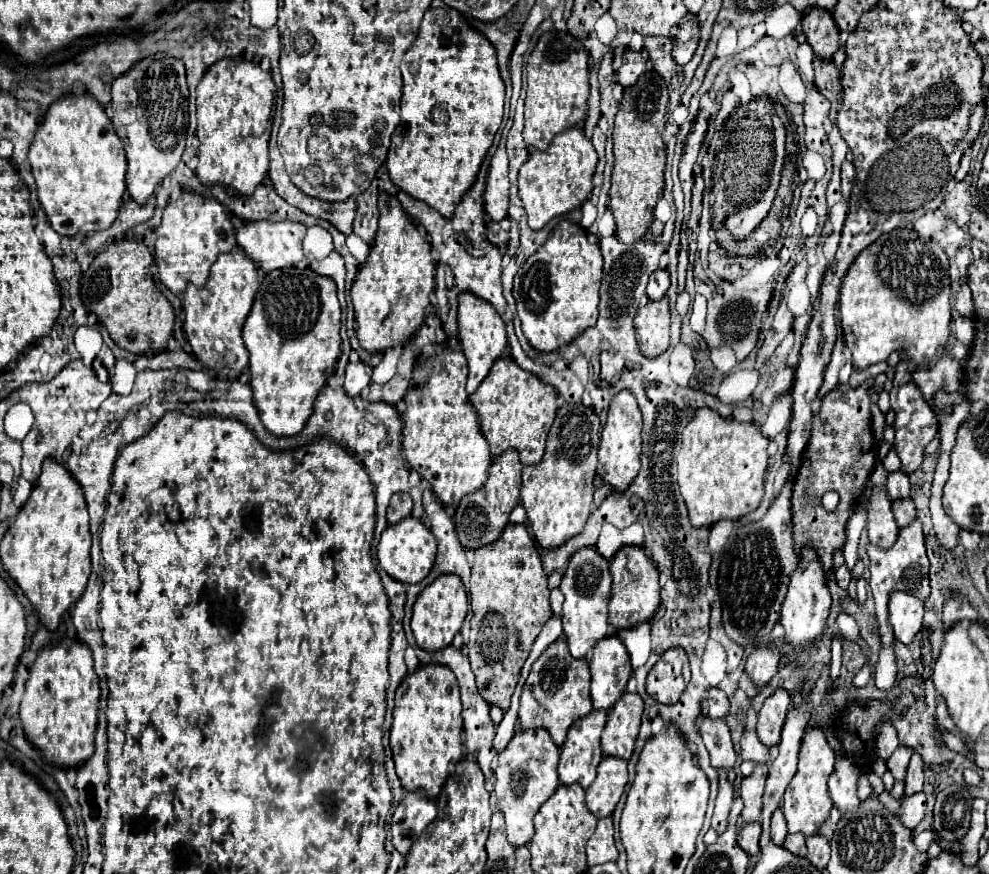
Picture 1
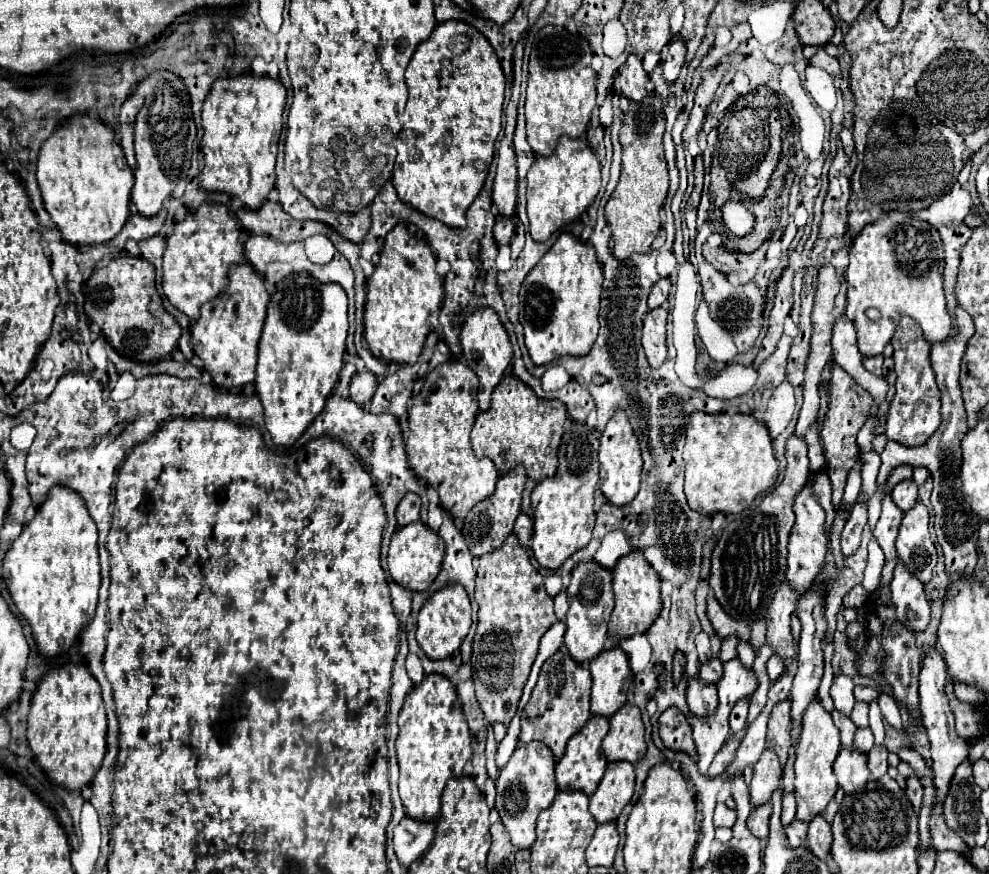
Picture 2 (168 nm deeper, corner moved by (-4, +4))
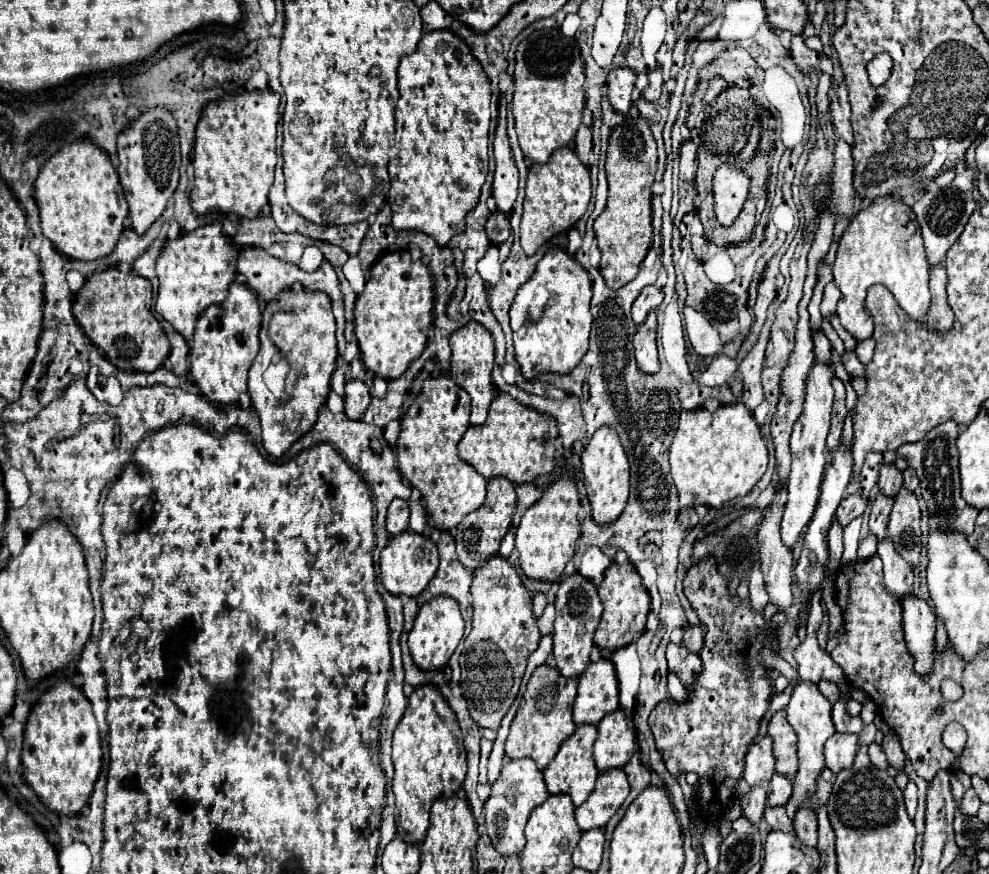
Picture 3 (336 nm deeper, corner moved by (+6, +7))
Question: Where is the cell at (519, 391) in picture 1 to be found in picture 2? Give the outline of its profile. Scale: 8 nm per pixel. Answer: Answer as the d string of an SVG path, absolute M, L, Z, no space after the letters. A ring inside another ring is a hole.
M504 376L504 382L492 394L492 410L478 414L470 440L476 458L490 458L498 474L508 474L518 464L526 468L528 478L540 482L558 470L558 446L566 420L564 404L556 400L540 400L516 376Z

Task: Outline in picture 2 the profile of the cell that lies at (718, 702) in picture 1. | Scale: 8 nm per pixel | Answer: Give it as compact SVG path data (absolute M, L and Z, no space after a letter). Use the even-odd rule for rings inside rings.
M710 658L706 662L700 662L700 678L716 684L720 680L720 666L722 666L722 662L718 658Z

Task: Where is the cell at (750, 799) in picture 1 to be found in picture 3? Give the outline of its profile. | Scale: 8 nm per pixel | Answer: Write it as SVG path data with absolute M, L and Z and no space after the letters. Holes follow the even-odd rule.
M762 737L760 741L756 741L748 755L746 755L746 767L742 773L742 779L748 783L748 787L756 787L756 785L766 785L772 775L776 773L774 769L774 757L772 757L772 743L770 737Z

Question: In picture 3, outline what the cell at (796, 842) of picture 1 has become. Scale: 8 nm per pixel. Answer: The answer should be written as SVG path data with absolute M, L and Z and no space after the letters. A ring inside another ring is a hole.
M766 807L764 819L768 821L768 825L770 825L772 829L792 831L792 819L788 817L788 813L786 813L784 807Z

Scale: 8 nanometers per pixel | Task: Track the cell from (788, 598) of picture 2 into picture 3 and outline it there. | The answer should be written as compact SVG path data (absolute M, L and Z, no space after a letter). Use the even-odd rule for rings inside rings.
M786 489L778 491L770 503L768 513L764 515L760 529L758 529L758 539L760 539L760 547L762 547L762 555L760 555L760 571L764 573L764 585L766 585L766 593L770 597L770 603L778 607L778 611L784 611L792 605L792 569L794 569L794 559L792 559L792 551L788 547L784 547L782 539L780 539L780 519L782 519L782 507L786 503Z

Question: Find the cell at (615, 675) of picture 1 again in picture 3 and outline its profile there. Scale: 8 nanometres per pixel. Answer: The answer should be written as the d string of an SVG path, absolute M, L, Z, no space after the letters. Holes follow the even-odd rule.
M598 659L590 663L580 675L578 695L574 703L574 723L598 725L604 715L616 711L618 707L620 701L614 665L608 659Z

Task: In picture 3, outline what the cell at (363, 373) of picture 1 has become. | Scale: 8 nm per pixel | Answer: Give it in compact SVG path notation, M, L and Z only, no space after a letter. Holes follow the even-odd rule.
M352 379L346 383L346 397L344 397L344 413L350 419L360 419L370 403L370 391L360 379Z

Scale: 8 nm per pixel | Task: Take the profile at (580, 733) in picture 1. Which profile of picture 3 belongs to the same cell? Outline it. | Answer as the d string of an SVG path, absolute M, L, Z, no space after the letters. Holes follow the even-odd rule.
M578 725L574 735L570 735L558 749L556 757L550 761L550 765L544 769L544 781L550 793L566 793L574 801L574 805L582 805L588 795L594 789L598 769L594 767L592 759L592 745L596 739L596 727L594 725Z

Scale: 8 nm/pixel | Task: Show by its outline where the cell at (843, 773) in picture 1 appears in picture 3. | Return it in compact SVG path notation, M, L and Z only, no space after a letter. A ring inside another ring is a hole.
M834 733L826 745L824 745L824 757L826 757L826 767L836 775L842 769L850 767L854 763L858 751L858 735L854 733Z

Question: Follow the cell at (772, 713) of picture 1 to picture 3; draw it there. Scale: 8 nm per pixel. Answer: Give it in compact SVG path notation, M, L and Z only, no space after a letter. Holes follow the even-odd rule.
M780 709L768 723L768 735L772 737L772 751L776 759L776 771L792 779L798 769L796 757L796 733L786 719L786 711Z

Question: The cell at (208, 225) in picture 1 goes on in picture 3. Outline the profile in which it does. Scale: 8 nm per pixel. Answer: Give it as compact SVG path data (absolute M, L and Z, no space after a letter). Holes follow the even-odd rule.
M212 221L192 233L182 233L176 239L166 241L158 261L156 275L160 279L156 311L180 333L184 339L192 339L196 317L212 303L222 303L228 295L228 287L236 275L236 255L240 247L234 247L222 233L220 221Z

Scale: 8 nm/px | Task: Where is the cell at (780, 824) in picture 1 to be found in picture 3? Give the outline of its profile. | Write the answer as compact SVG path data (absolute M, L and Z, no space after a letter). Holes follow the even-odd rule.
M776 773L776 775L770 779L768 805L770 805L770 807L782 807L782 805L788 803L790 795L792 795L792 785L790 785L790 781L788 781L784 775Z

